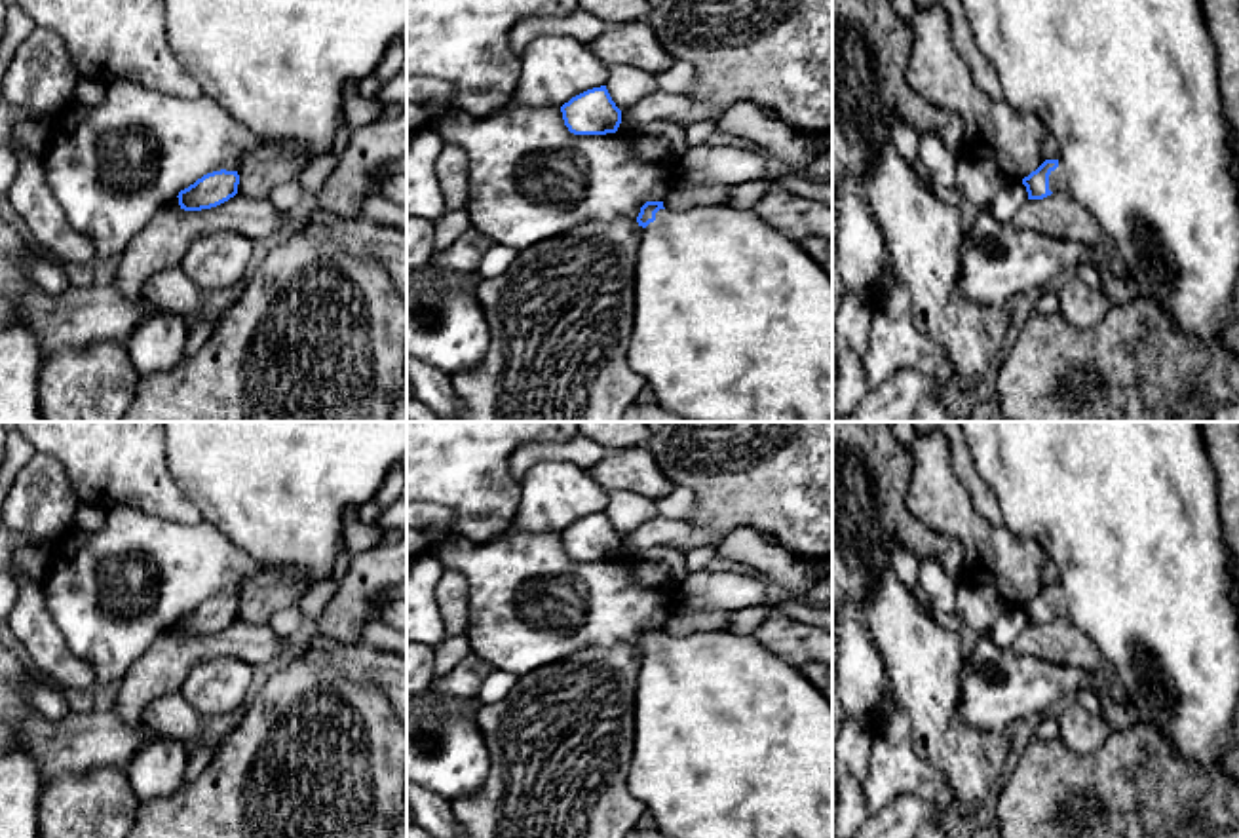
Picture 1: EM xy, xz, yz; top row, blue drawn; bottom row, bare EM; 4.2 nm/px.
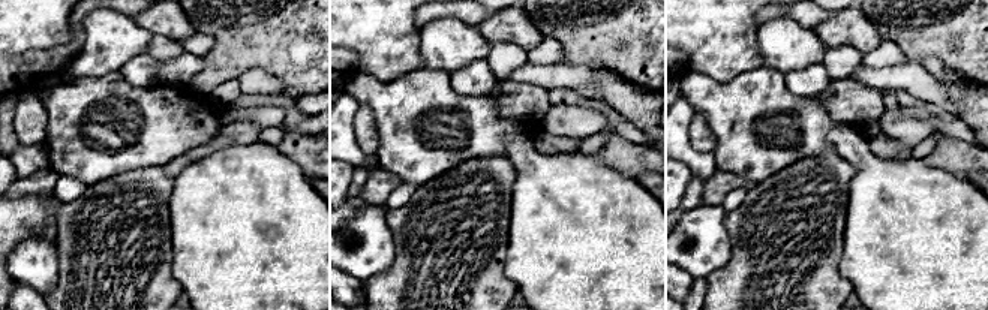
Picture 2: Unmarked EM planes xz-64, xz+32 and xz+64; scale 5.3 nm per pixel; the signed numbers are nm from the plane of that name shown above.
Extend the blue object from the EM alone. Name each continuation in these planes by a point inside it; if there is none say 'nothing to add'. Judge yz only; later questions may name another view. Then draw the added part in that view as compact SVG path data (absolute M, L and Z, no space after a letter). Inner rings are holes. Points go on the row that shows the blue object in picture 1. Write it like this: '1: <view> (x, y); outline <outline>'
1: yz (1127, 88); outline M962 0L971 36L992 63L1003 103L1017 112L1036 114L1058 143L1062 158L1049 175L1049 190L1070 190L1112 236L1112 253L1129 268L1129 281L1140 296L1155 300L1178 333L1199 344L1224 340L1233 323L1233 296L1239 283L1239 184L1233 177L1229 139L1235 129L1228 118L1216 80L1216 48L1201 15L1201 0Z

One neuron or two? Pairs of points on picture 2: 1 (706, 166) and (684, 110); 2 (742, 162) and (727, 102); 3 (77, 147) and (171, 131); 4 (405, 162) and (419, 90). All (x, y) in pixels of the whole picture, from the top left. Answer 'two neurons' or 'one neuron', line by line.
1: one neuron
2: one neuron
3: one neuron
4: one neuron

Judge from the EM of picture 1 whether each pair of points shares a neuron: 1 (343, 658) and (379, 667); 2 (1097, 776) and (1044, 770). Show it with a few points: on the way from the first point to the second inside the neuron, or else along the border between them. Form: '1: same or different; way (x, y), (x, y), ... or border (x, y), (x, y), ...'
1: same; way (352, 660), (369, 666)
2: same; way (1084, 776), (1057, 776)

